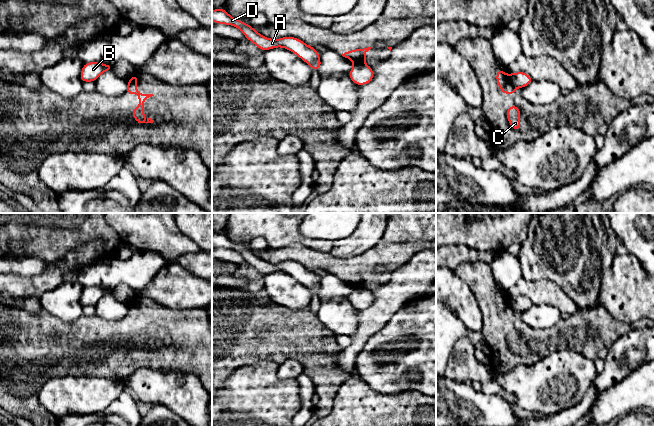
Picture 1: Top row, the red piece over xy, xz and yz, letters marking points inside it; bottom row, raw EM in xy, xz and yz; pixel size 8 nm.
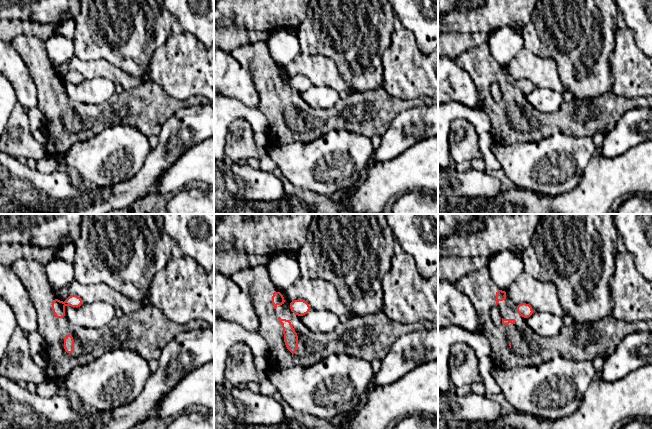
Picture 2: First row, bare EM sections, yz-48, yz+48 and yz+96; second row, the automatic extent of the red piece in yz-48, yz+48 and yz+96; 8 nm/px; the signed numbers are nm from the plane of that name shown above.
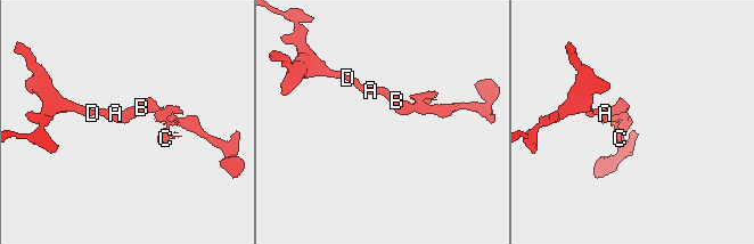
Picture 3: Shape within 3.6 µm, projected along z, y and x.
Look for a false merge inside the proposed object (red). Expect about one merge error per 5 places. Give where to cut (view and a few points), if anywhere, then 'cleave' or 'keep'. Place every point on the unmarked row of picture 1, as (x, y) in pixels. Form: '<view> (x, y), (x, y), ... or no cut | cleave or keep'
yz (507, 299), (514, 312) | cleave

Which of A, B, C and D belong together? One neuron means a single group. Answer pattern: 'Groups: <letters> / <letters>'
Groups: A B D / C

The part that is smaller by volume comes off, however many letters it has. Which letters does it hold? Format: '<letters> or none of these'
C

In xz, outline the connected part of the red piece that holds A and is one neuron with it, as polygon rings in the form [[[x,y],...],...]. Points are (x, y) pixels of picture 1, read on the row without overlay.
[[[224,232],[214,233],[212,235],[212,245],[218,248],[232,249],[240,253],[245,261],[263,276],[272,272],[283,271],[295,277],[312,293],[318,296],[320,295],[321,285],[318,279],[319,276],[314,271],[308,270],[296,261],[282,261],[276,264],[264,261],[250,249],[230,240]]]

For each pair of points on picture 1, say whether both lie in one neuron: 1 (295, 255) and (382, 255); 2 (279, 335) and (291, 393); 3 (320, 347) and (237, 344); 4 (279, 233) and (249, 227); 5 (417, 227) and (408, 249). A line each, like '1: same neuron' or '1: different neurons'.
1: same neuron
2: different neurons
3: same neuron
4: same neuron
5: different neurons

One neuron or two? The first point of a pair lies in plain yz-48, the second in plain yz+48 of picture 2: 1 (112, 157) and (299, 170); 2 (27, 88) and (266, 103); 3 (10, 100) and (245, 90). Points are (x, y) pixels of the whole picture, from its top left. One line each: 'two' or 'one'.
1: one
2: two
3: two

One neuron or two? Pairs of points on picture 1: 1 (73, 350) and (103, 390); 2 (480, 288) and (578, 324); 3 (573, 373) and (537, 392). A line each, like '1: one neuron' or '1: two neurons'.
1: two neurons
2: one neuron
3: one neuron

